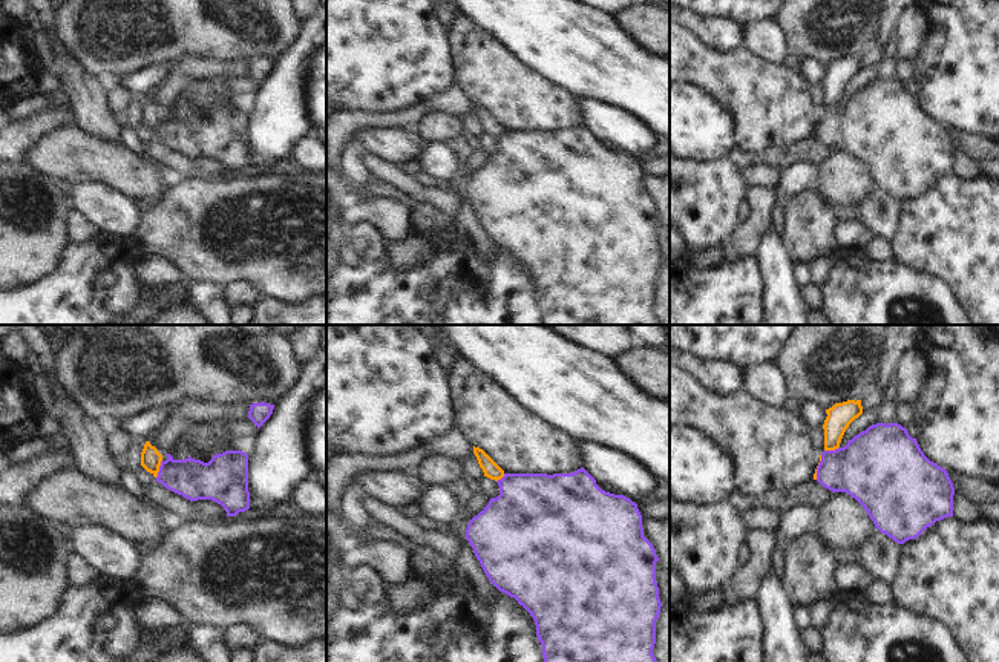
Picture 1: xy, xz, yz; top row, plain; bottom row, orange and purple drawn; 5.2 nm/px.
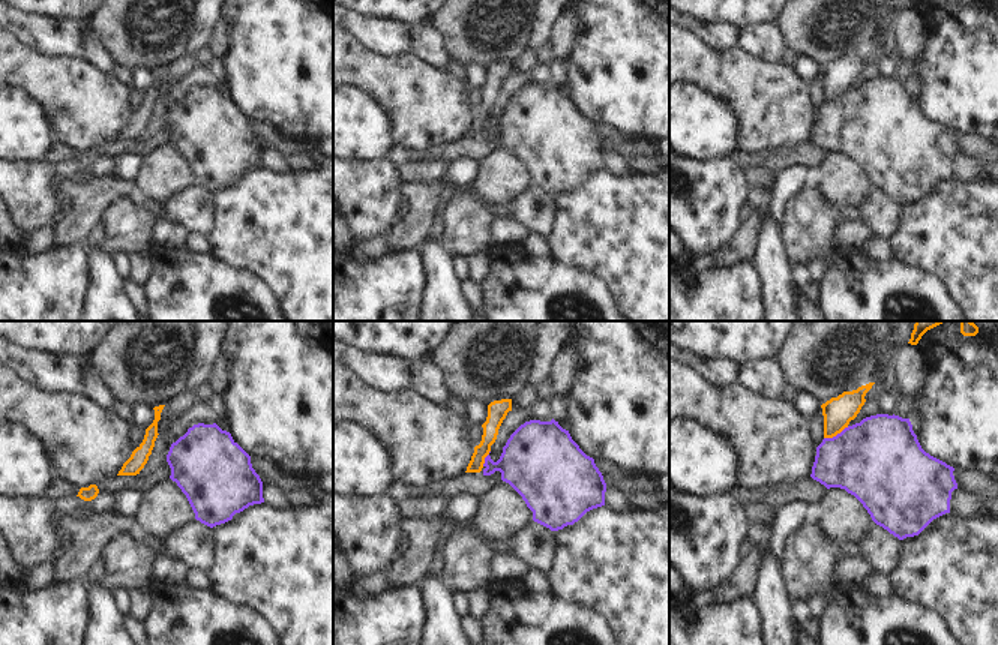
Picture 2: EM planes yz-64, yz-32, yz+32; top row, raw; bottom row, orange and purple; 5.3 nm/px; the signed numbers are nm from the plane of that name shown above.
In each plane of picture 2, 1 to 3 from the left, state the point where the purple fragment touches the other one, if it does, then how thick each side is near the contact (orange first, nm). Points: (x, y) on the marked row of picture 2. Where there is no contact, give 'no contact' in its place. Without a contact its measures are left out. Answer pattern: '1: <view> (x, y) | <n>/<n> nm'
1: no contact
2: yz-32 (485, 456) | 110/340 nm
3: yz+32 (836, 434) | 160/440 nm

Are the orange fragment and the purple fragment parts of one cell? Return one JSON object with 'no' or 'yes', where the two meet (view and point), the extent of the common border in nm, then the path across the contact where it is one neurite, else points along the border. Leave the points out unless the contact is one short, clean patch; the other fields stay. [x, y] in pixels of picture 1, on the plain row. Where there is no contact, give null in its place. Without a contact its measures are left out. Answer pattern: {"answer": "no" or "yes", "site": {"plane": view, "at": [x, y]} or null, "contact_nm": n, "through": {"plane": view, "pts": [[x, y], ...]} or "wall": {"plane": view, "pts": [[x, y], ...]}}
{"answer": "no", "site": {"plane": "xy", "at": [158, 126]}, "contact_nm": 100}

